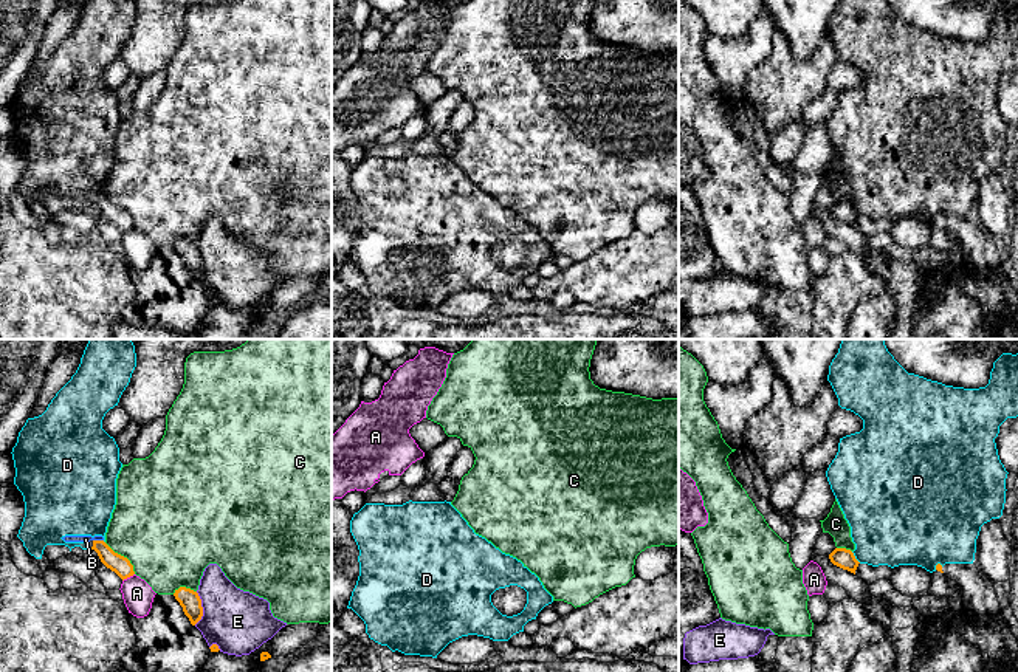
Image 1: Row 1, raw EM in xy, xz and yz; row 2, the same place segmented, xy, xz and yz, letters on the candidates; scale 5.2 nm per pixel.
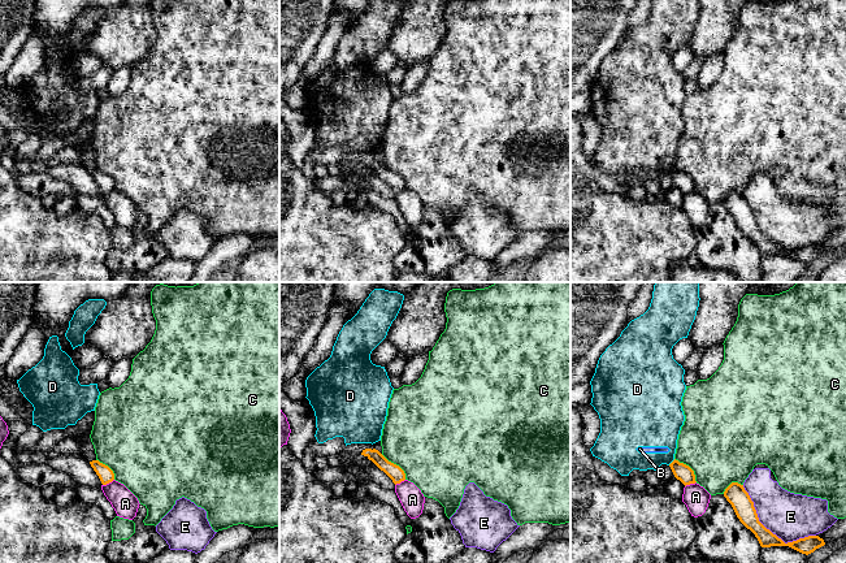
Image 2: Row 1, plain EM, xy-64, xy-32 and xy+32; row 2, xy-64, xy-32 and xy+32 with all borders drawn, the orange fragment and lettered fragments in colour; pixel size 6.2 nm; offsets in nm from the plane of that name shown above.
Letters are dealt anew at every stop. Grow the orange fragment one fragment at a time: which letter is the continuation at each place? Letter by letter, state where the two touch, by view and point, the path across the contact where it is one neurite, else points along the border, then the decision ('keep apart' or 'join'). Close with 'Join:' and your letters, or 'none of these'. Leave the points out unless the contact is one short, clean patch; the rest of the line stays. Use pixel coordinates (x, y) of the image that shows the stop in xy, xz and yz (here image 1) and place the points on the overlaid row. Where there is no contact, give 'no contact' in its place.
A: contact xy (127, 576); border xy (134, 573), (123, 581); keep apart
B: contact xy (98, 541); border xy (93, 539), (103, 541); keep apart
C: contact xy (123, 556); keep apart
D: contact yz (854, 558); keep apart
E: contact xy (202, 609); keep apart
Join: none of these

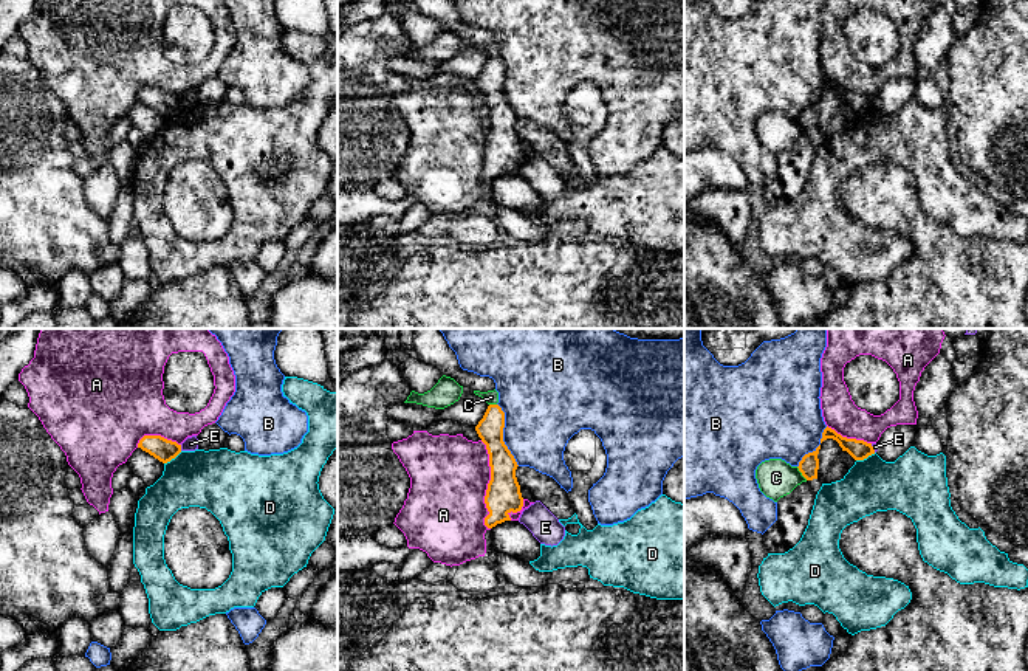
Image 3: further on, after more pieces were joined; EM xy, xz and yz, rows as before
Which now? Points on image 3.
A: contact xz (488, 485); keep apart
B: contact xz (502, 434); keep apart
C: contact yz (801, 471); border yz (796, 467), (807, 479); keep apart
D: contact yz (866, 457); keep apart
E: contact xy (180, 448); border xy (180, 445), (181, 450); keep apart
Join: none of these

